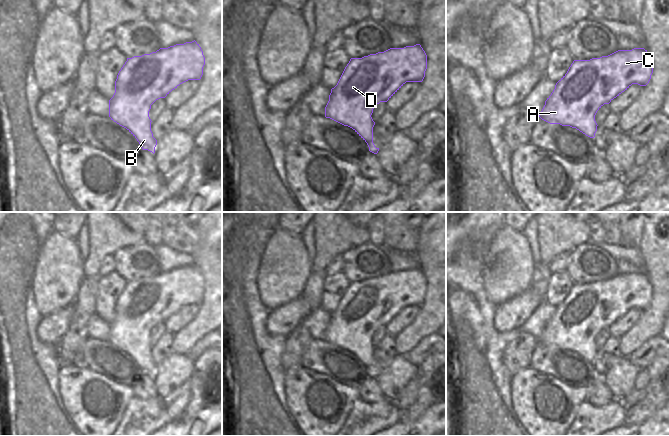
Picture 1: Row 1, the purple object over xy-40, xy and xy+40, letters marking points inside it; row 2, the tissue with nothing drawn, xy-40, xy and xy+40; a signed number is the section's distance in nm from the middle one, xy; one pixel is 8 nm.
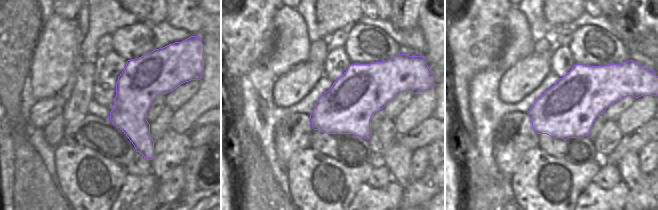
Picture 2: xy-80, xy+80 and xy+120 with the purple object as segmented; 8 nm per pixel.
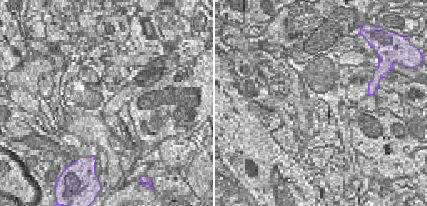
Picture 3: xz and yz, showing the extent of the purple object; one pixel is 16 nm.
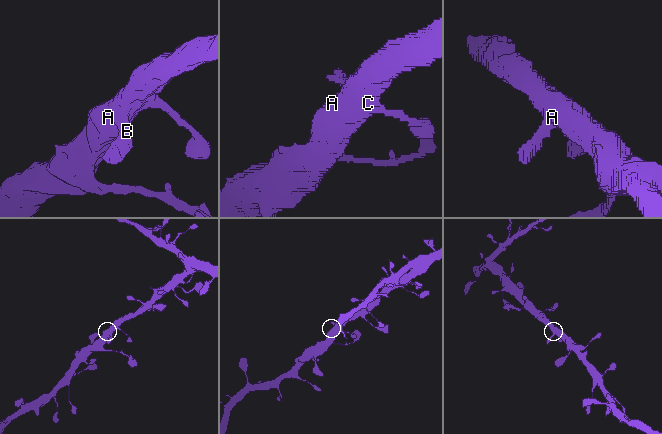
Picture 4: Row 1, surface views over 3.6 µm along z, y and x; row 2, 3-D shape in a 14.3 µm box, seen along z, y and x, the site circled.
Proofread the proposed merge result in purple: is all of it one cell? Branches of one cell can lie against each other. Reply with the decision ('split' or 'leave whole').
leave whole

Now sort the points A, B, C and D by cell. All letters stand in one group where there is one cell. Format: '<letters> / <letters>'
A B C D

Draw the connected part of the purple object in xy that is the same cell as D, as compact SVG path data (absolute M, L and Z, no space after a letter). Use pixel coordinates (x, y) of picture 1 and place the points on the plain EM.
M420 268L351 282L337 309L331 313L325 341L352 352L367 367L369 375L377 378L379 372L373 367L373 333L380 326L387 326L406 306L422 306L426 293L427 279Z

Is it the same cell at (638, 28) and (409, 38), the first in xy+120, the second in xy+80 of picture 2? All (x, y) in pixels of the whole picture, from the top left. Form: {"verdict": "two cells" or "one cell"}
{"verdict": "two cells"}

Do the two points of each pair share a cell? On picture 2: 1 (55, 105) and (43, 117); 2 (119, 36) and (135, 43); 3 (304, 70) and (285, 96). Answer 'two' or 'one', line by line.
1: one
2: one
3: one

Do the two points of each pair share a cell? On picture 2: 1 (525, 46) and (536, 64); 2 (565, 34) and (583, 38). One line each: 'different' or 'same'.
1: different
2: different

